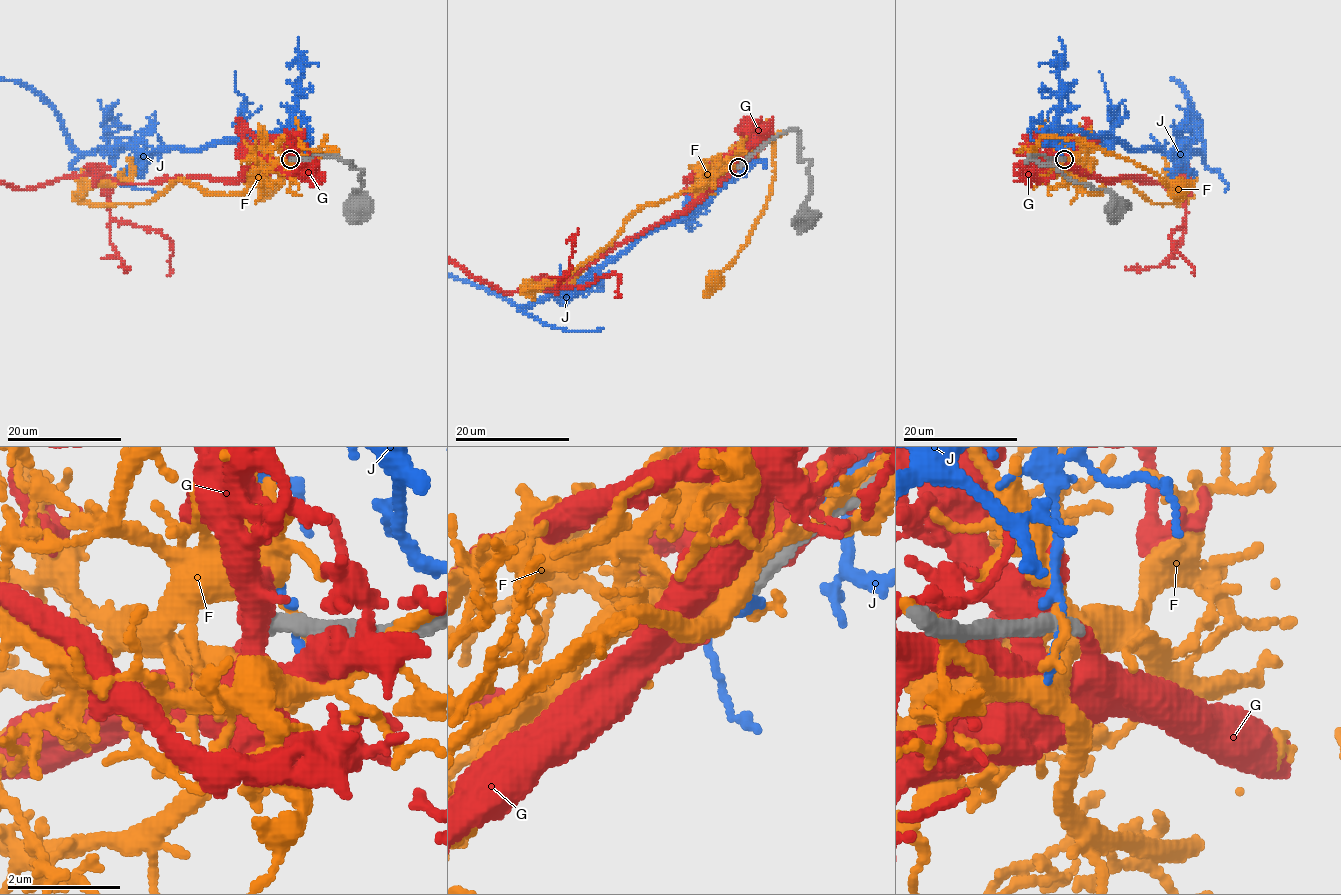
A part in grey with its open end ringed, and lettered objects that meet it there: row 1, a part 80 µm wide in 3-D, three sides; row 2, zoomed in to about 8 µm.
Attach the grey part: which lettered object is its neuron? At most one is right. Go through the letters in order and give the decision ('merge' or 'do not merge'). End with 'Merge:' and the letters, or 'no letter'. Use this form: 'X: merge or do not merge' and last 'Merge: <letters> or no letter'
F: do not merge
G: merge
J: do not merge
Merge: G

